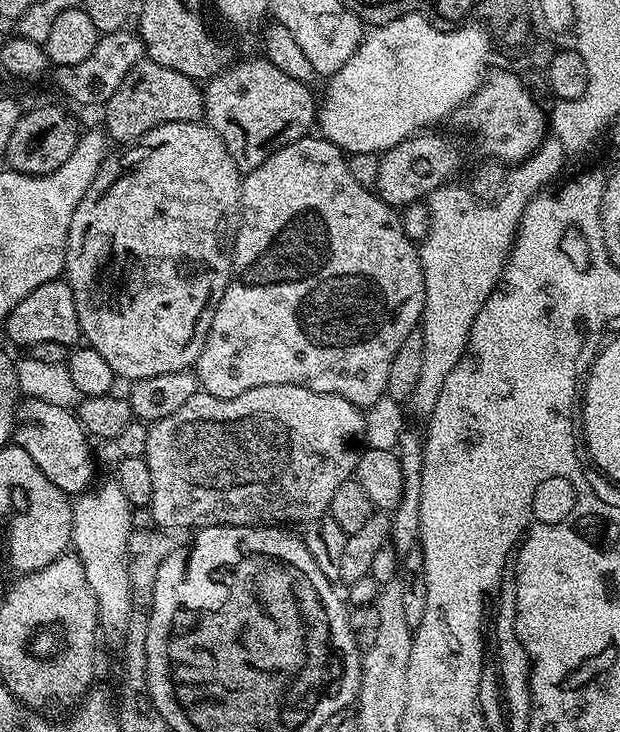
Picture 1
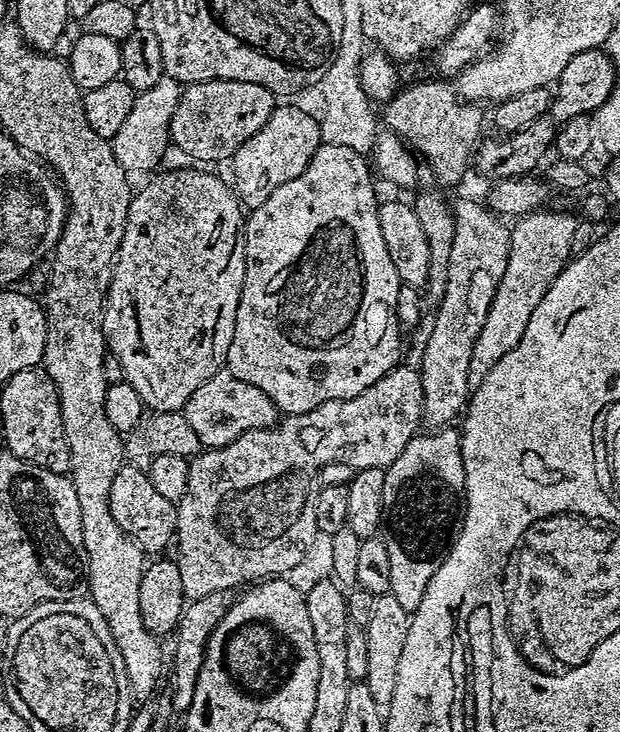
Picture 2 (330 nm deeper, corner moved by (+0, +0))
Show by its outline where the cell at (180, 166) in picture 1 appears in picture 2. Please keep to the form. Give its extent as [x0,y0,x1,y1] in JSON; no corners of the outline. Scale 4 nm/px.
[102,167,246,412]

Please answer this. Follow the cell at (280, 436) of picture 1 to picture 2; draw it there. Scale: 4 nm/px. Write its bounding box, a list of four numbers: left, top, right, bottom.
[174,366,423,600]

